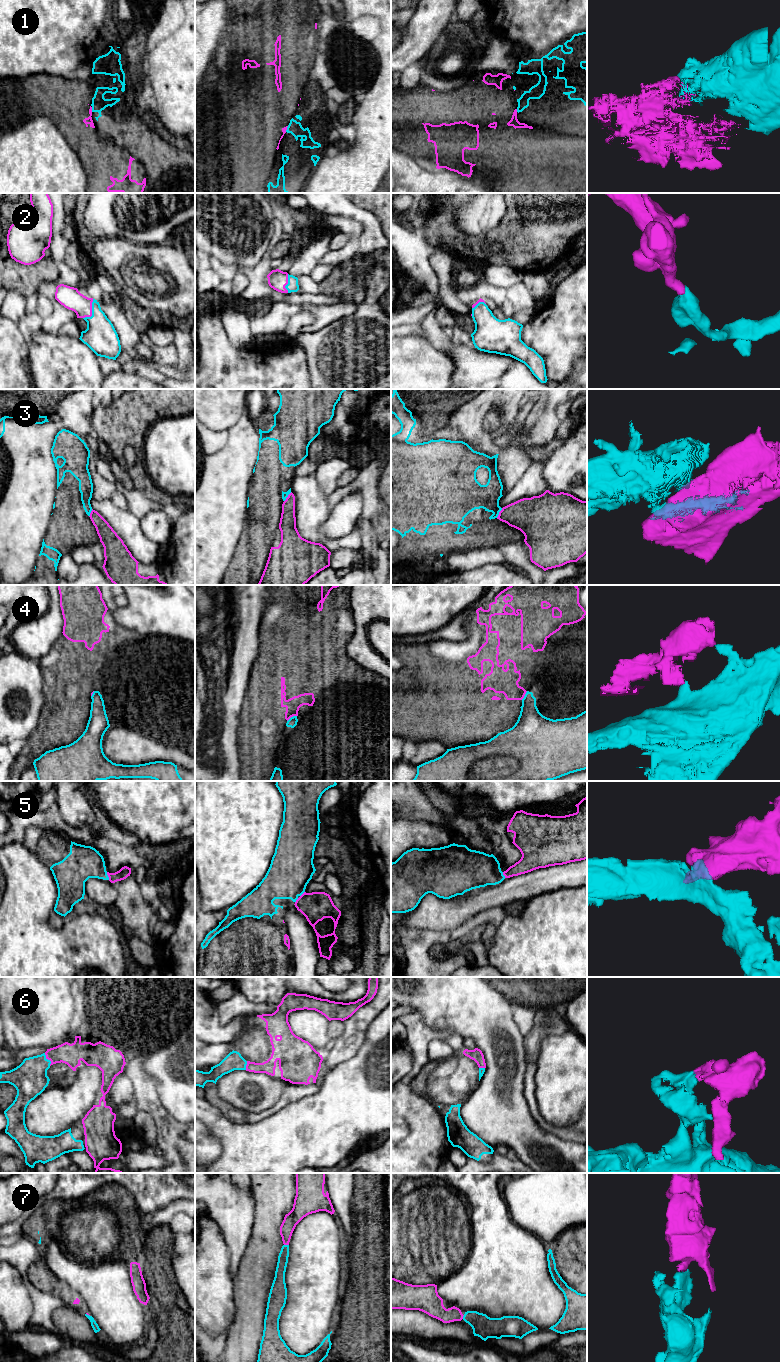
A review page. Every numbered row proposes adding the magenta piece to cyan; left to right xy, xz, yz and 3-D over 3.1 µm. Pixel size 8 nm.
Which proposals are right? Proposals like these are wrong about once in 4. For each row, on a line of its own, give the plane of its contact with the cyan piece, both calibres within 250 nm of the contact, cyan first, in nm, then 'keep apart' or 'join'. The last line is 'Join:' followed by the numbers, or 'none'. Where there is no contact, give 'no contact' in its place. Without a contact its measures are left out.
1: xy | 120/50 nm | keep apart
2: xy | 260/170 nm | join
3: yz | 220/280 nm | keep apart
4: xz | 80/120 nm | keep apart
5: xy | 280/90 nm | join
6: xy | 280/180 nm | join
7: xz | 80/120 nm | join
Join: 2, 5, 6, 7

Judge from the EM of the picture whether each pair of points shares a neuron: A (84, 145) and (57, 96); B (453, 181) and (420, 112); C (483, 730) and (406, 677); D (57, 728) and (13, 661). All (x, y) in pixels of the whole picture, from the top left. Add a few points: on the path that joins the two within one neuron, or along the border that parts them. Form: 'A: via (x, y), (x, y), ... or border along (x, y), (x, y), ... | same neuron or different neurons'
A: via (80, 133), (68, 108) | same neuron
B: border along (446, 168), (456, 171), (463, 176) | different neurons
C: via (464, 711), (447, 701), (428, 699), (425, 696) | same neuron
D: border along (43, 681), (43, 707), (39, 717) | different neurons

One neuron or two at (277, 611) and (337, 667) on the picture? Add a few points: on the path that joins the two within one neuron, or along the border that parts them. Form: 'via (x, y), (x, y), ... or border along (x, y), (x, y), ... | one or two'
via (292, 626), (322, 656) | one

